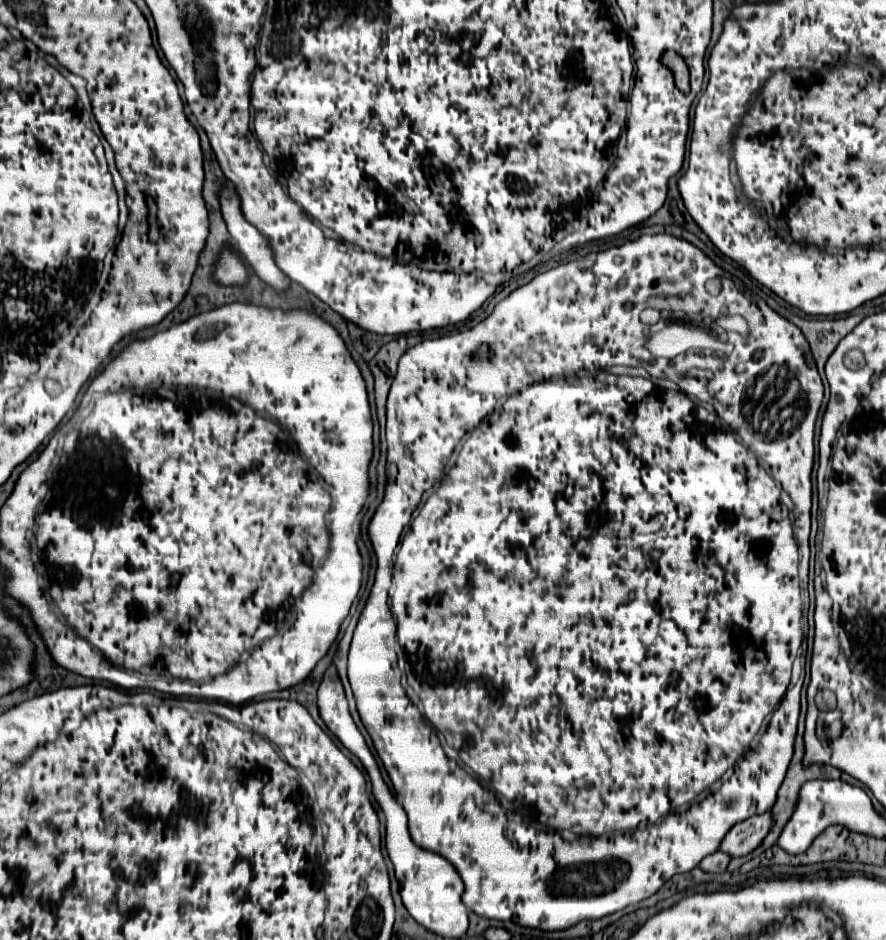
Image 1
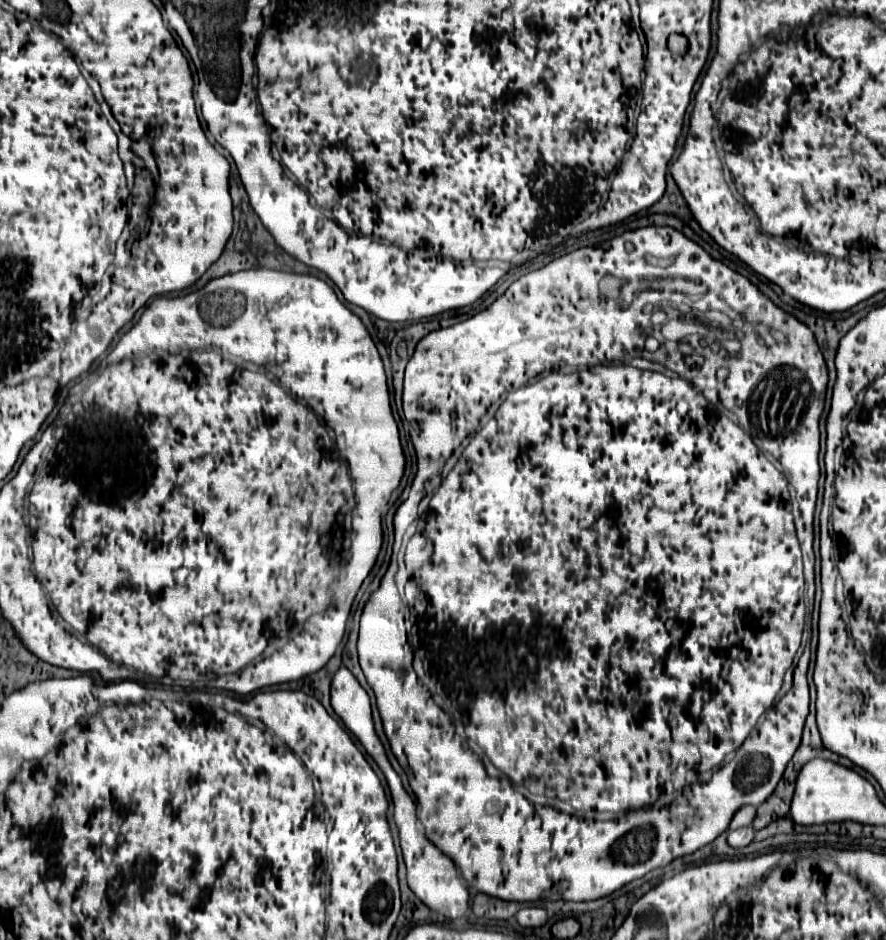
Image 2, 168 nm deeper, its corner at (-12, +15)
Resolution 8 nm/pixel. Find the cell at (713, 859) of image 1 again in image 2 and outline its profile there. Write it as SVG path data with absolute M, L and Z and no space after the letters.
M745 826L739 830L731 830L727 842L729 842L729 846L739 848L739 846L747 846L753 840L753 836L755 836L755 830L751 826Z

